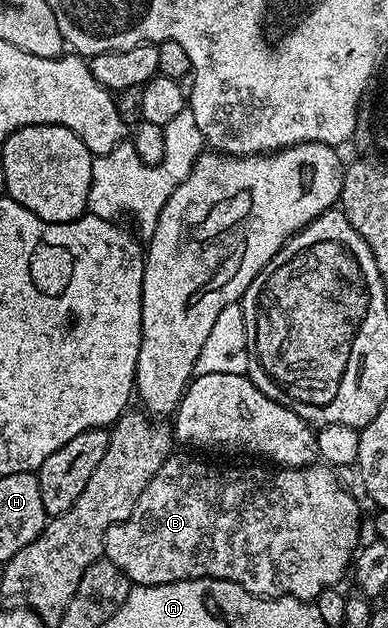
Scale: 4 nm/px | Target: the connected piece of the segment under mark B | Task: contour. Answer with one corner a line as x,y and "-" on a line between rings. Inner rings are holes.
180,452
174,453
159,468
159,472
155,472
155,476
151,480
151,484
147,484
147,488
143,488
143,496
139,496
139,504
135,504
135,512
131,512
131,516
125,522
117,522
111,528
107,528
107,536
105,537
105,553
104,557
111,564
115,564
115,568
119,568
129,578
130,583
138,586
158,586
159,584
171,584
172,582
182,582
183,580
191,580
192,578
218,578
219,580
227,580
242,586
247,592
257,595
259,598
298,598
301,602
313,602
325,590
332,590
338,585
337,581
341,577
346,577
347,571
350,569
351,563
355,558
355,551
358,549
359,541
357,537
361,534
361,506
353,499
353,494
349,490
345,490
343,483
337,479
338,471
330,468
325,464
310,464
300,468
269,468
273,470
264,470
261,466
216,466
213,462
204,462
204,457
193,456
197,458
188,458

